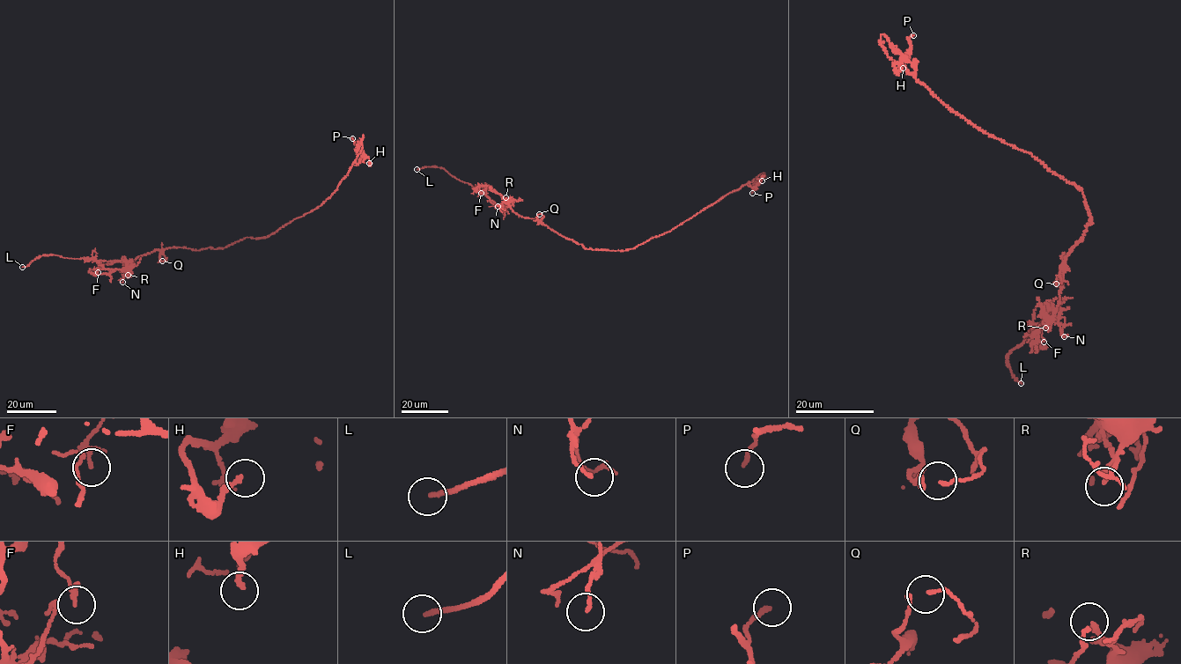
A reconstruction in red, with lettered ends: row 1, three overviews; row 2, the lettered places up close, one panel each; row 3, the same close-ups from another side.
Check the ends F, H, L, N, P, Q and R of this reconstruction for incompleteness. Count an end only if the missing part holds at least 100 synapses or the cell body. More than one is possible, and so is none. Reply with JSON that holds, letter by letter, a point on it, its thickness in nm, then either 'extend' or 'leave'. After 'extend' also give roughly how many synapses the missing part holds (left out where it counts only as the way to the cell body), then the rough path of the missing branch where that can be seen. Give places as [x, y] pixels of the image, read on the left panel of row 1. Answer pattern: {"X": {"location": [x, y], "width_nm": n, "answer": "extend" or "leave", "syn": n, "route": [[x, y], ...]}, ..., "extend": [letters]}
{"F": {"location": [98, 272], "width_nm": 150, "answer": "leave"}, "H": {"location": [369, 163], "width_nm": 170, "answer": "leave"}, "L": {"location": [22, 267], "width_nm": 190, "answer": "extend"}, "N": {"location": [122, 282], "width_nm": 110, "answer": "leave"}, "P": {"location": [352, 138], "width_nm": 150, "answer": "leave"}, "Q": {"location": [162, 261], "width_nm": 100, "answer": "leave"}, "R": {"location": [128, 275], "width_nm": 130, "answer": "leave"}, "extend": ["L"]}

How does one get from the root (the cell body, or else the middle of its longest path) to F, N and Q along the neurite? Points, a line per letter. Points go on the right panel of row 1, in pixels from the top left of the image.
F: (1083, 195), (1092, 223), (1061, 266), (1062, 285), (1054, 314), (1032, 335), (1041, 329), (1044, 342)
N: (1083, 195), (1092, 223), (1061, 266), (1059, 303), (1051, 317), (1046, 318), (1058, 321), (1064, 336)
Q: (1083, 195), (1092, 223), (1087, 225), (1082, 240), (1068, 253), (1056, 284)

